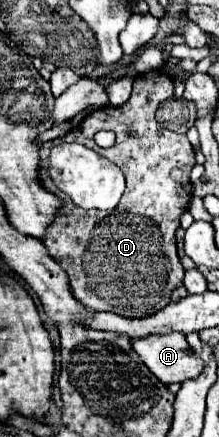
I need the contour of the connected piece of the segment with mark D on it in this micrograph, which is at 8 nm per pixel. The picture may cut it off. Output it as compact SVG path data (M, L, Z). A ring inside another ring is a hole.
M161 70L141 74L133 82L133 92L127 104L119 108L101 108L87 114L87 118L63 136L63 142L81 142L93 148L97 154L115 162L127 180L127 188L121 202L113 212L135 214L113 216L101 210L83 210L75 206L50 177L41 172L43 187L55 194L64 204L55 216L53 226L47 228L43 244L49 254L65 268L71 280L73 296L95 312L113 312L125 318L145 318L163 310L171 302L171 292L183 286L183 266L177 256L175 230L179 218L187 212L193 196L189 172L195 166L195 150L186 134L178 134L161 128L153 114L159 102L173 96L173 80ZM113 130L115 144L111 148L99 148L93 140L95 132ZM53 236L61 236L65 244L53 246Z

